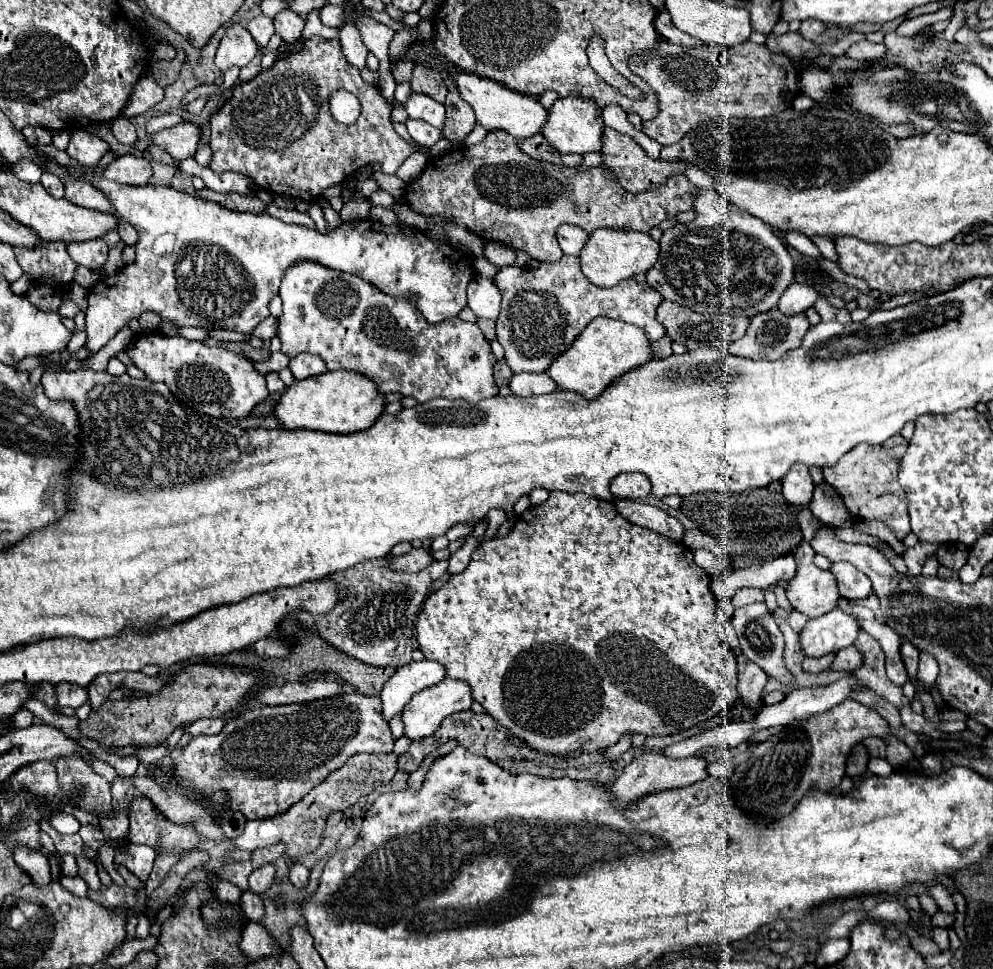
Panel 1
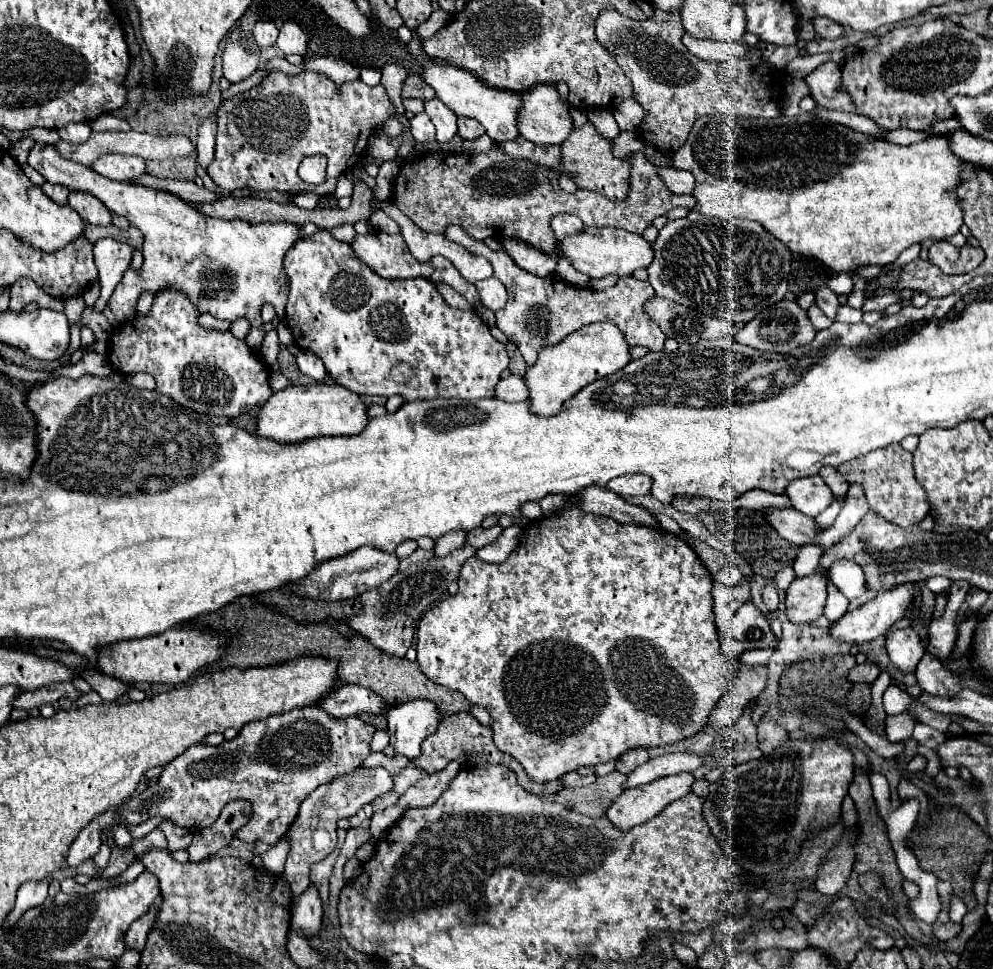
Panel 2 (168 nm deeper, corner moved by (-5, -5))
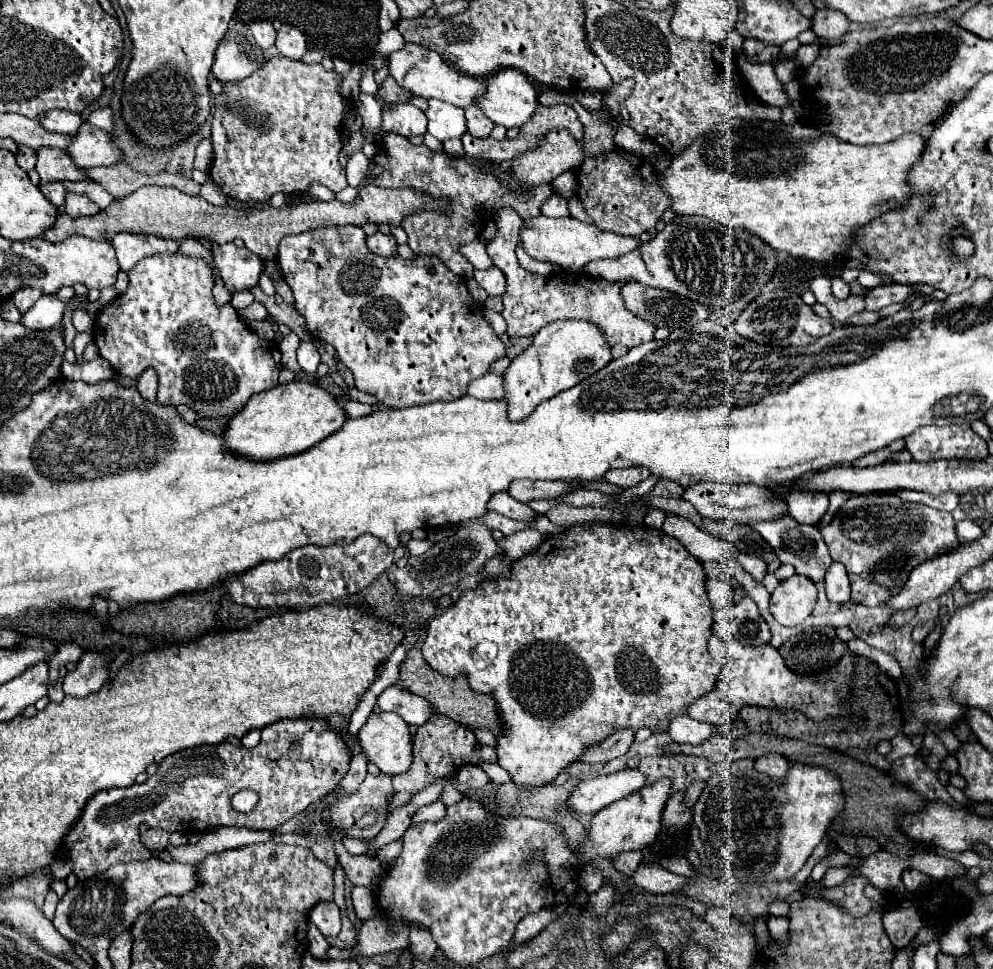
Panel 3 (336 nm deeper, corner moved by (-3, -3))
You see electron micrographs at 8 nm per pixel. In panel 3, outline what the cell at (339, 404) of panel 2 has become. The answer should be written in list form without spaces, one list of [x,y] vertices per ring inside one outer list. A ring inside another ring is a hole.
[[[296,379],[286,385],[276,385],[270,391],[252,395],[248,405],[230,421],[224,433],[224,443],[230,451],[244,457],[260,461],[278,459],[296,455],[320,443],[328,435],[340,431],[346,419],[348,415],[334,395],[314,383]]]

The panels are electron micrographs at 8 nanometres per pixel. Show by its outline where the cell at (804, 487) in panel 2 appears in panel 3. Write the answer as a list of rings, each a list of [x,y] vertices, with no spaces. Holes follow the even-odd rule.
[[[792,487],[786,497],[788,511],[798,523],[818,525],[822,515],[828,509],[828,495],[820,495],[818,491],[800,491],[800,487]]]

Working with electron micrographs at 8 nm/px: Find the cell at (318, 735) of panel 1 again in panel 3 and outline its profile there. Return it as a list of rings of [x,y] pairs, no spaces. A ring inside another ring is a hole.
[[[282,719],[262,729],[262,739],[254,749],[234,747],[230,743],[218,743],[208,747],[192,747],[184,749],[176,755],[170,755],[158,765],[158,771],[146,779],[142,785],[132,785],[126,789],[108,789],[100,791],[88,799],[80,821],[66,835],[66,845],[70,847],[66,859],[74,863],[74,873],[78,879],[88,879],[98,875],[100,871],[116,865],[132,861],[132,853],[140,853],[136,849],[136,833],[138,825],[144,821],[150,827],[166,827],[166,831],[206,831],[212,827],[248,827],[254,831],[276,829],[282,823],[290,821],[294,815],[302,813],[312,801],[320,801],[326,797],[340,779],[348,773],[352,759],[352,751],[346,745],[340,731],[332,729],[326,719]],[[240,789],[254,789],[260,797],[258,805],[250,813],[238,813],[230,805],[230,797]]]

